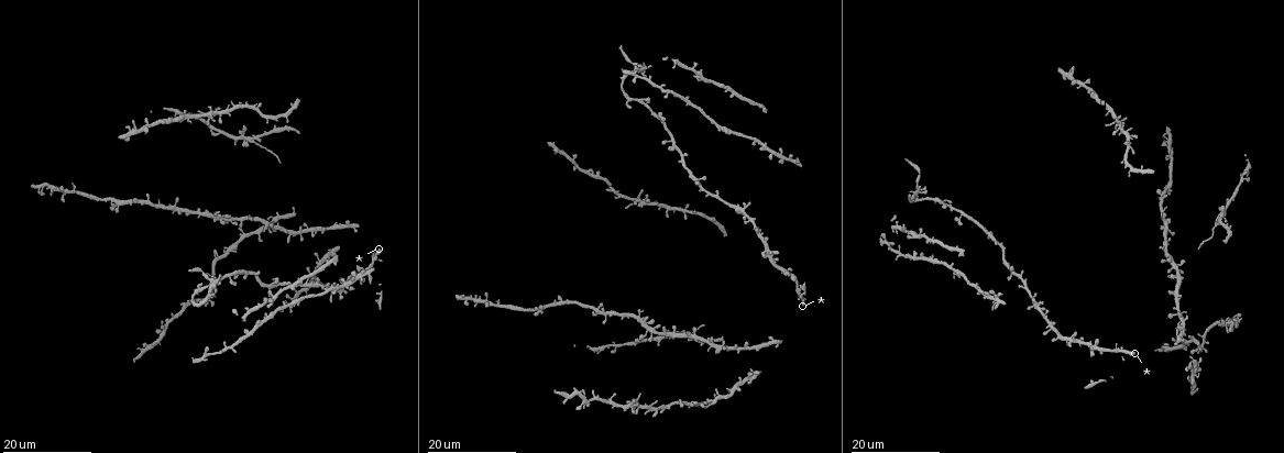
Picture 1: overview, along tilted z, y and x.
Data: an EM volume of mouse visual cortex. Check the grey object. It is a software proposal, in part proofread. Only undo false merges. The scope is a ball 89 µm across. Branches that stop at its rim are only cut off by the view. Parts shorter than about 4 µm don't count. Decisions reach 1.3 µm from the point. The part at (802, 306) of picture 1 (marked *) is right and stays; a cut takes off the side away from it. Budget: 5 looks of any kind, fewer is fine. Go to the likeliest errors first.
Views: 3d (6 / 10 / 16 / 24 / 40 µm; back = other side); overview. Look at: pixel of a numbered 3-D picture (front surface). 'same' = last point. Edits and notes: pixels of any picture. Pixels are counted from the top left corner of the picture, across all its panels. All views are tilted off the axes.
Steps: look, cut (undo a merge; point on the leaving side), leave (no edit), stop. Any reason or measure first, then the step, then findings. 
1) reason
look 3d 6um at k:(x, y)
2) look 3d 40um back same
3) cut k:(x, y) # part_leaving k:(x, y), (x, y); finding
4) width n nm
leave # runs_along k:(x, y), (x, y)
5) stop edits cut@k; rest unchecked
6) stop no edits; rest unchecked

look 3d 16um at 1:(785, 273)

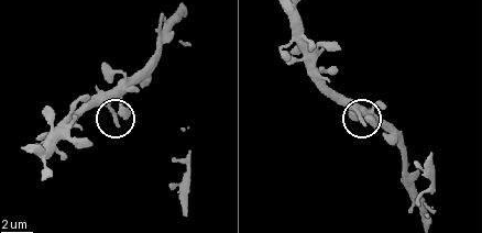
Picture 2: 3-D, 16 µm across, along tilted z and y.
closer look
look 3d 6um at 2:(361, 118)

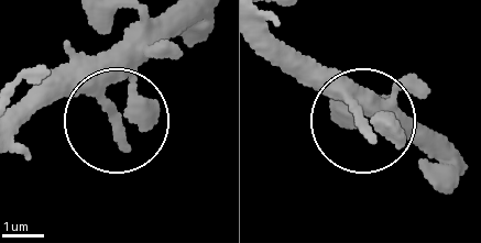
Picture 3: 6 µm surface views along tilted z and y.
side_arm 11 um
leave # continuous, no second neuron

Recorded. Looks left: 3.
four or more arms meet
look 3d 24um at 1:(211, 296)

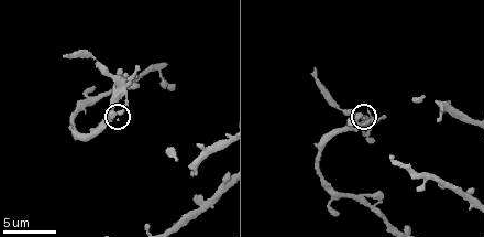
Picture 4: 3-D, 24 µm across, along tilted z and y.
look 3d 6um at 4:(357, 117)

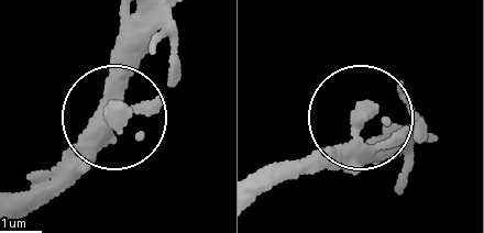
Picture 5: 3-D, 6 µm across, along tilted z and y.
side_arm 12 um; arms 4
leave # one neuron here

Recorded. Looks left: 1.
two arms in line, one across
look 3d 10um at 4:(446, 181)

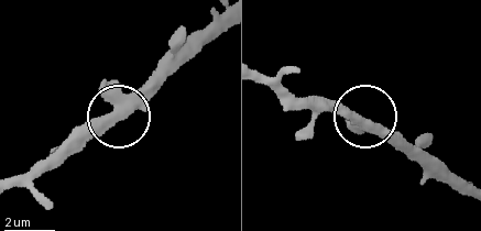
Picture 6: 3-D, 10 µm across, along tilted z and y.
arms 3
leave # continuous, no second neuron

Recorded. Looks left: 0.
stop no edits; rest unchecked

